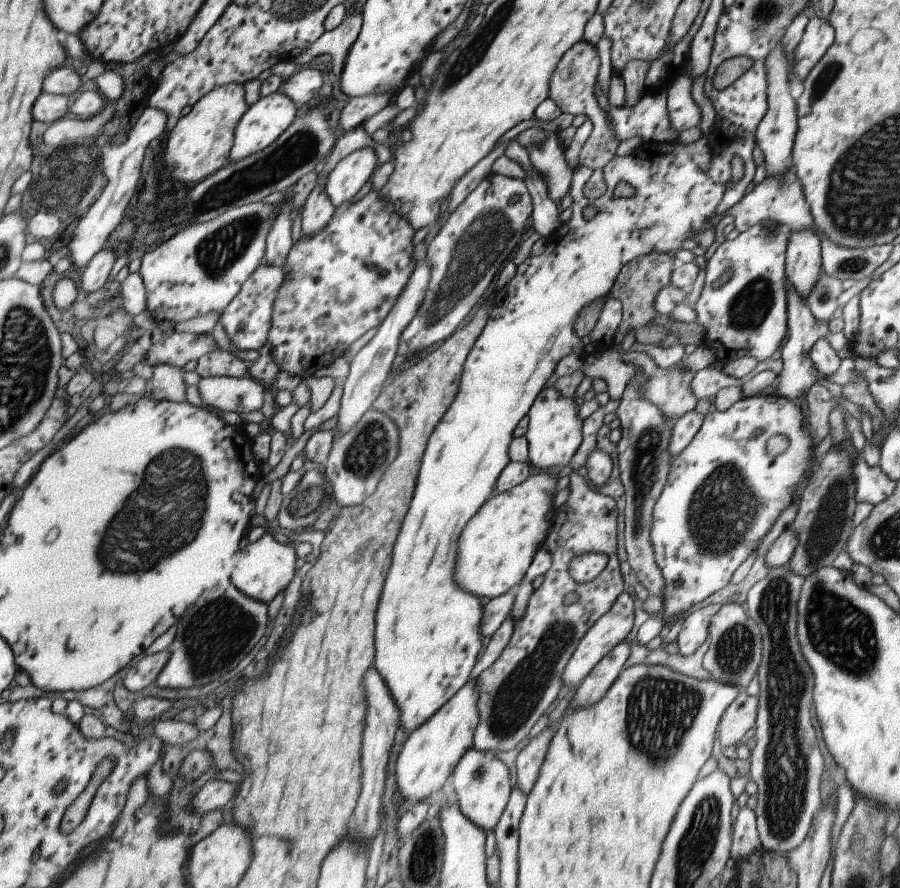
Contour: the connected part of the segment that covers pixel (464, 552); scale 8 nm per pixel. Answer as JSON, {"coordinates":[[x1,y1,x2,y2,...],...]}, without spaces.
{"coordinates":[[532,469,531,475,524,482,507,492,491,496,471,516,471,519,467,520,456,541,456,556,452,571,452,580,459,589,479,599,493,599,516,588,546,536,549,521,545,521,545,514,552,510,556,481,556,478,550,478,546,473]]}

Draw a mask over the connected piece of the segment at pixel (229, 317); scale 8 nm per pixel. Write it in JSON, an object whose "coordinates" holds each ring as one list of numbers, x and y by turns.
{"coordinates":[[262,264,242,283,239,293,227,304,220,315,221,328,225,331,231,346,237,350,258,350,266,344,272,324,272,307,276,293,284,278,283,270]]}

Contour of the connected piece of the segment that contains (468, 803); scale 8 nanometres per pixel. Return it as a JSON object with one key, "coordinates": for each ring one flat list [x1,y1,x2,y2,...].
{"coordinates":[[469,748,451,771,451,784,456,794,456,805,475,826,483,831,494,828,501,816,510,795,509,771,507,767,495,760,494,752]]}

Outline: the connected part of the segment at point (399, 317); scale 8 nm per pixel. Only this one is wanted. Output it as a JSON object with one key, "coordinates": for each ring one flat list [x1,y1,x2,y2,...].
{"coordinates":[[425,261,417,262,407,283,397,296,396,302,391,306,390,312,383,318,383,321,377,326,375,335,357,354,349,361,349,374,342,380,342,396,340,397,340,408,338,409,337,425,335,429,338,433,347,433,361,416,372,407,375,398,383,389,383,384,388,381,390,369,396,351,398,350,398,341,402,331,407,324,415,317,425,292,430,284,430,264]]}

